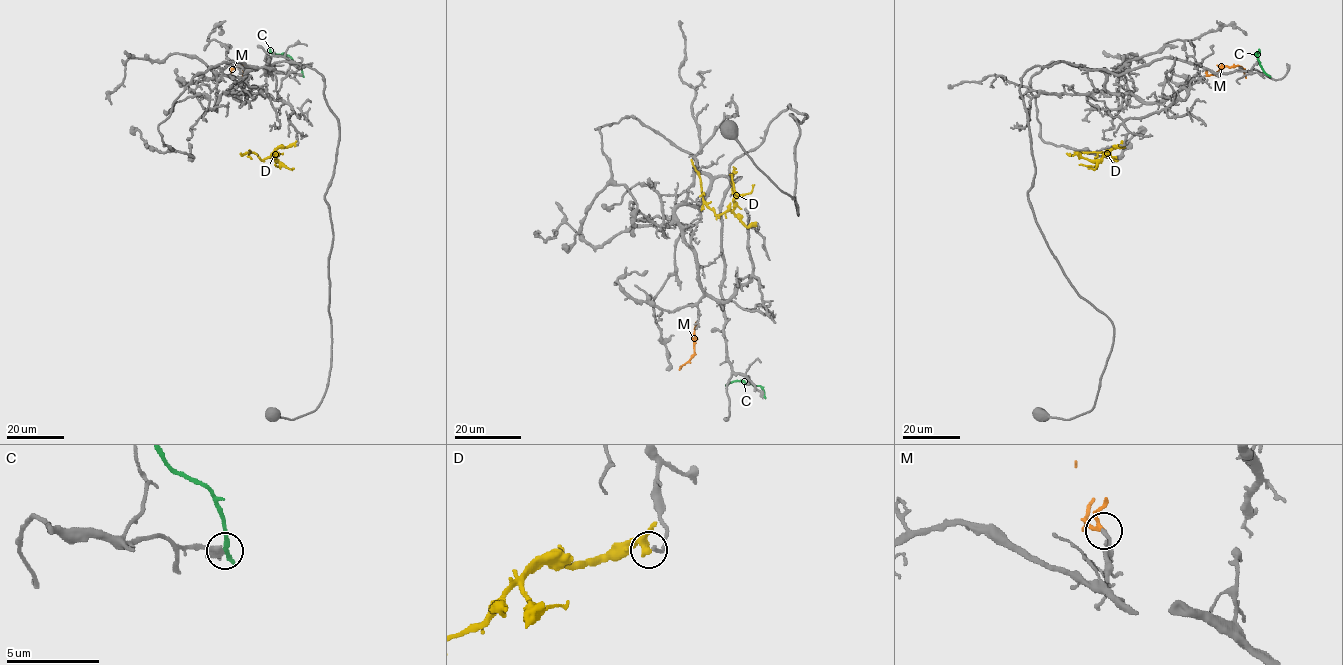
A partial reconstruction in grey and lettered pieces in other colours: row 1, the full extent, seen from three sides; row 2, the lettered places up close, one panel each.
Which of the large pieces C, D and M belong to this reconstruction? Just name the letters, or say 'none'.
M

